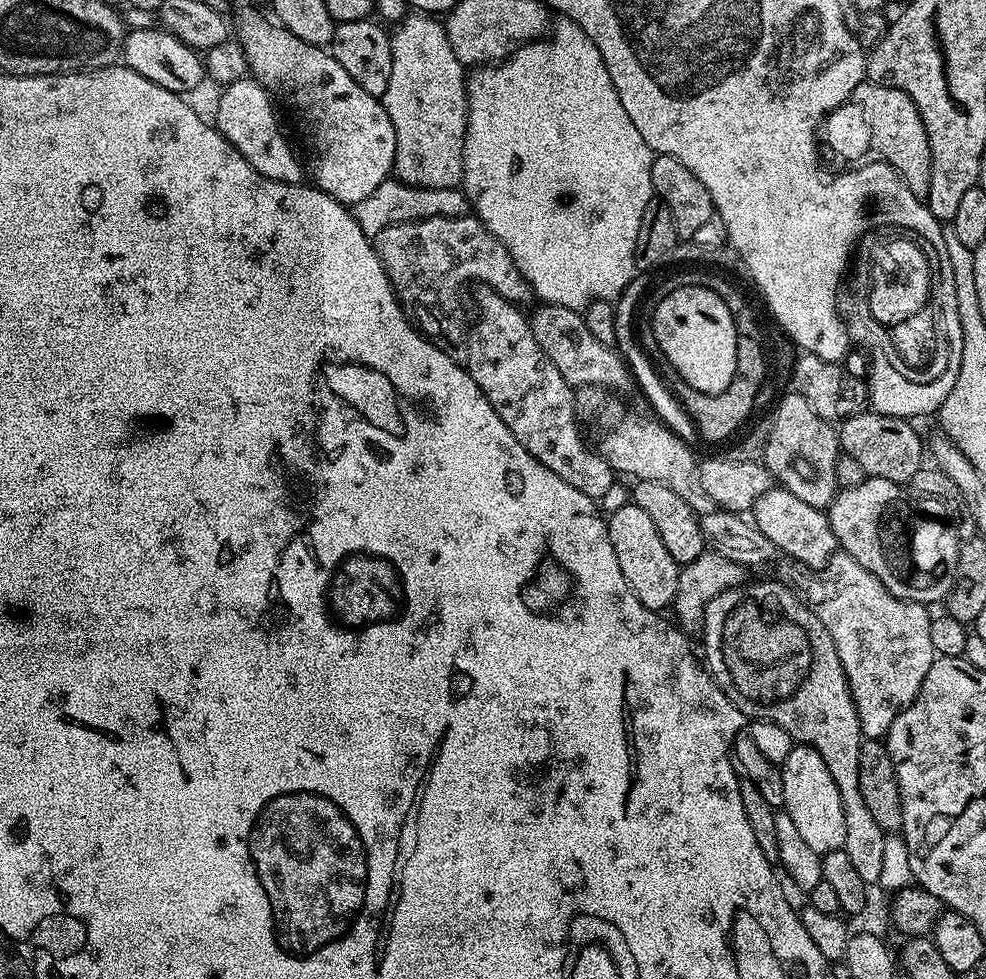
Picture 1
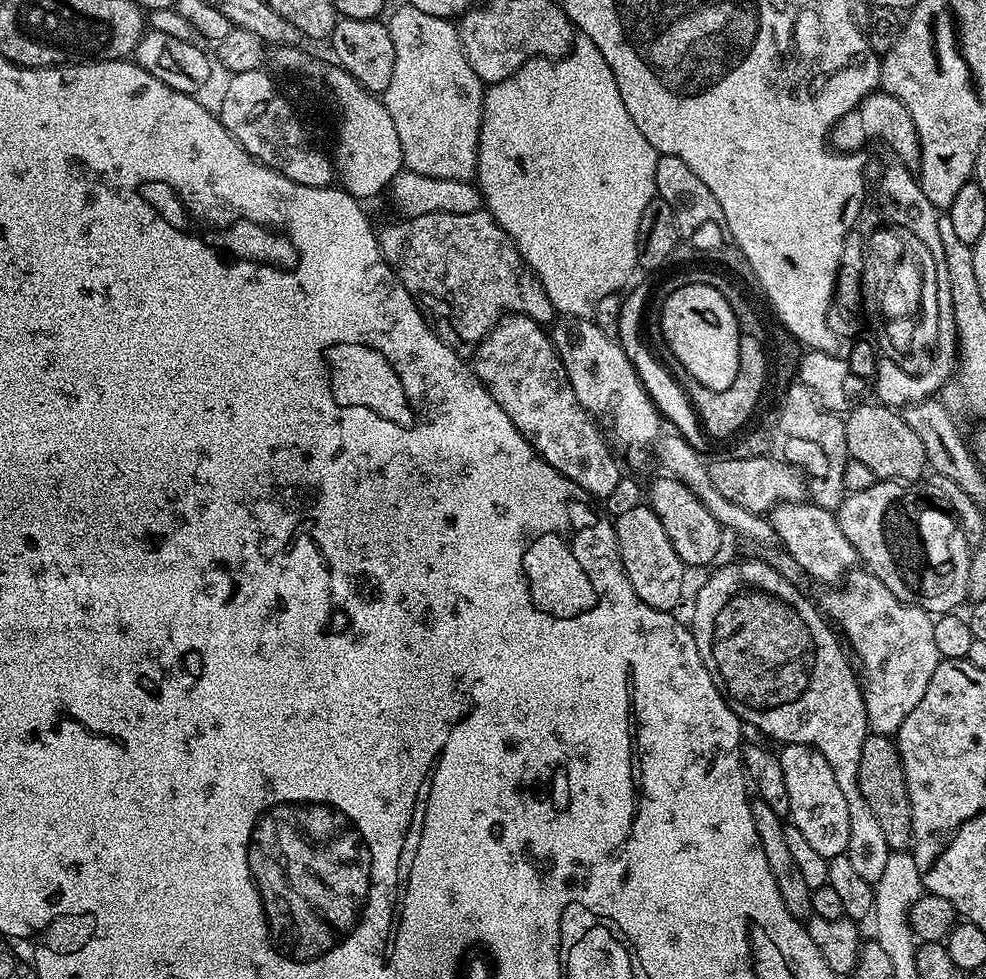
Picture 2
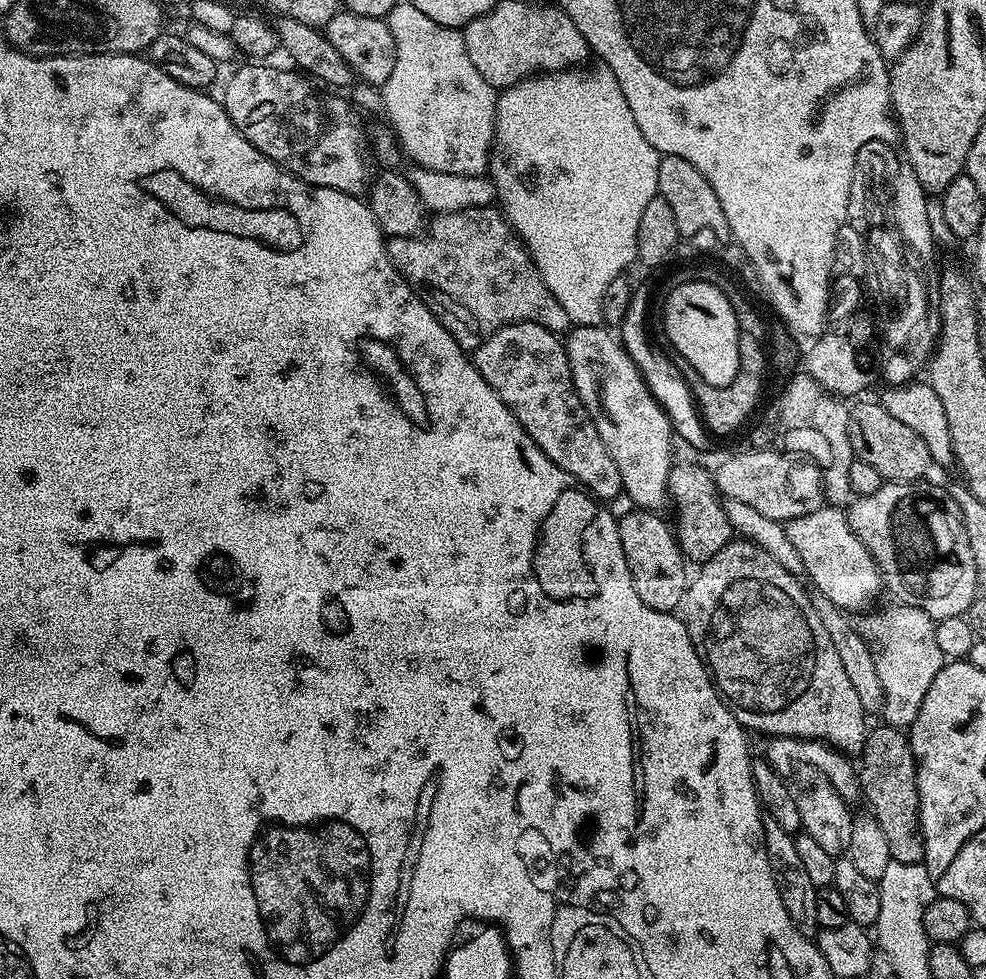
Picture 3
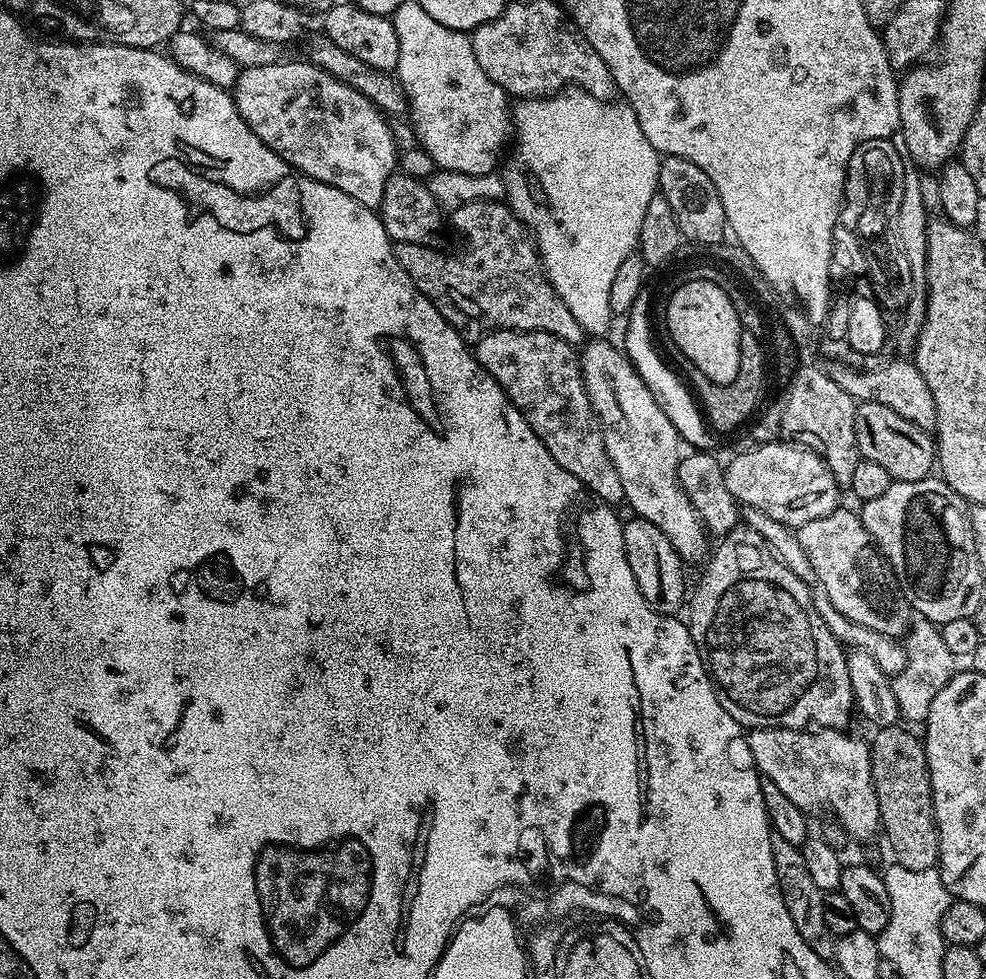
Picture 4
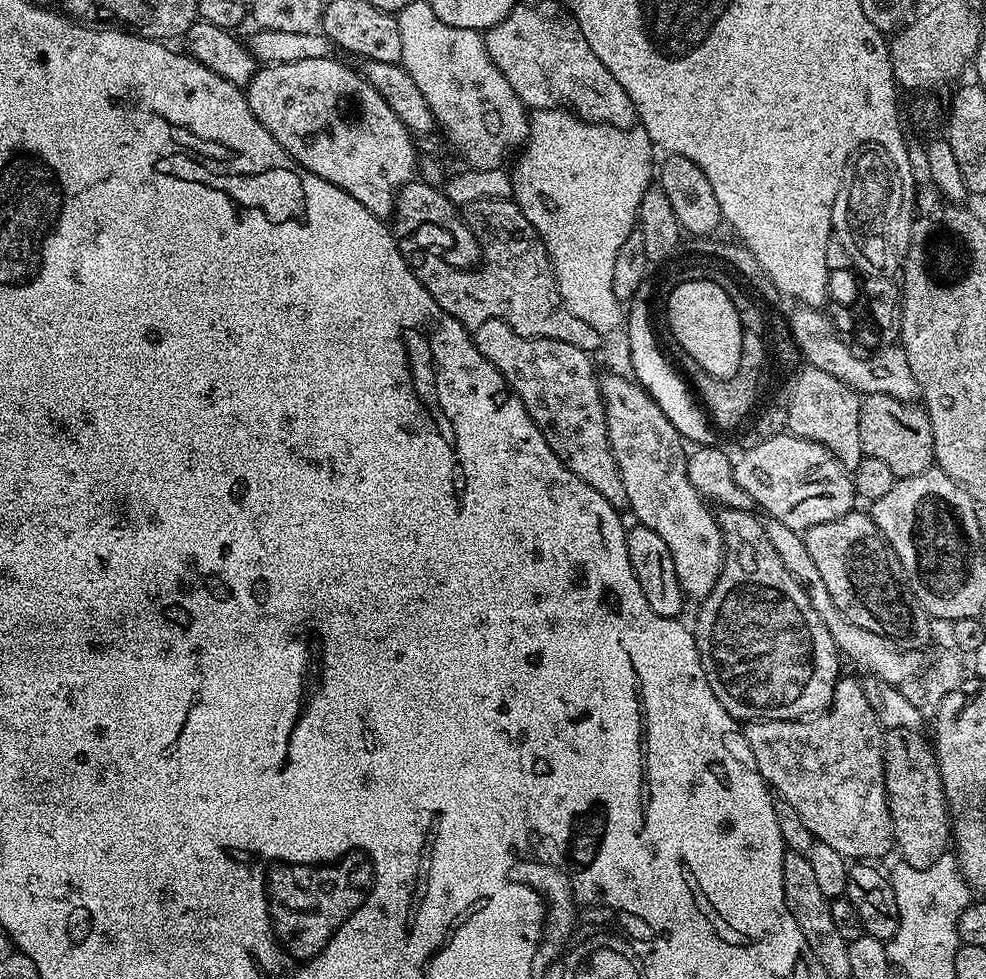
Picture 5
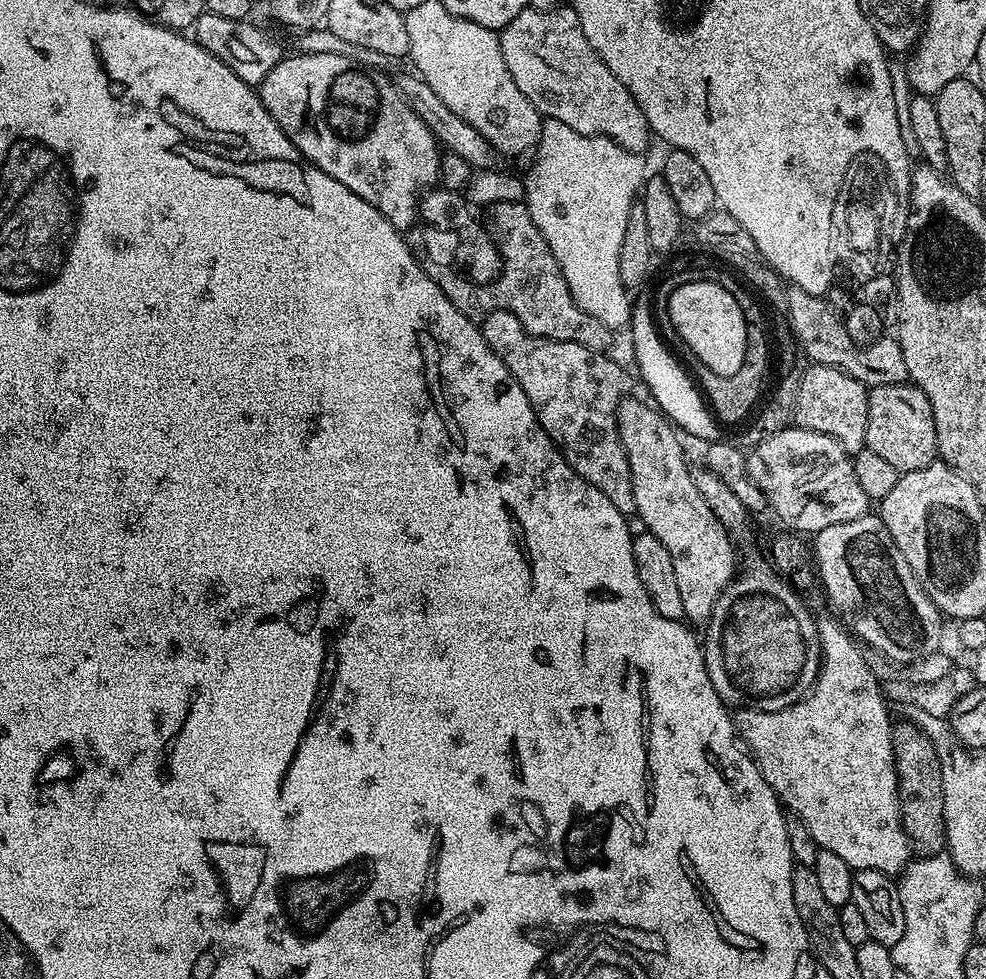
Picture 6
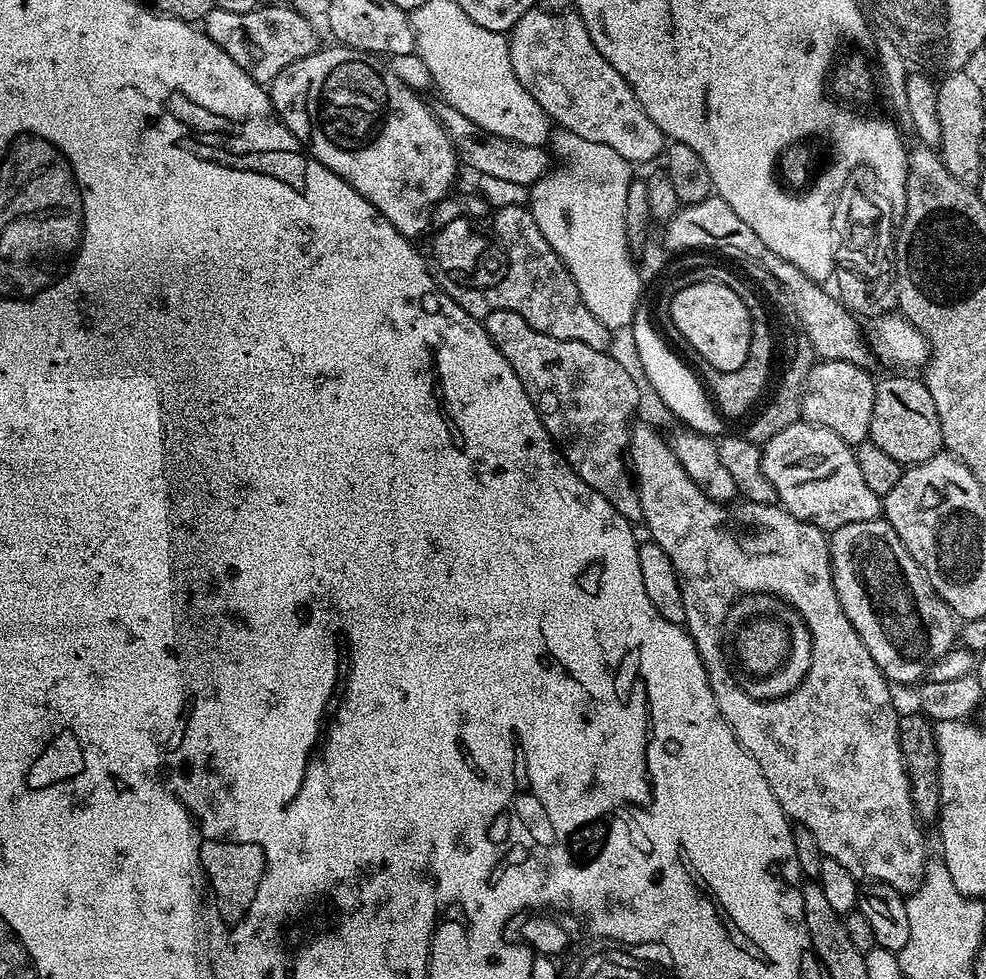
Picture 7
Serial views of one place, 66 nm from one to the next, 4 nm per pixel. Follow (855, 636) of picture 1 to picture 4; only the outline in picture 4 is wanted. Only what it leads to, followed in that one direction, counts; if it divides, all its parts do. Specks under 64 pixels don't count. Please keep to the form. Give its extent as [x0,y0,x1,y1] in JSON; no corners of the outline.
[891,618,958,722]

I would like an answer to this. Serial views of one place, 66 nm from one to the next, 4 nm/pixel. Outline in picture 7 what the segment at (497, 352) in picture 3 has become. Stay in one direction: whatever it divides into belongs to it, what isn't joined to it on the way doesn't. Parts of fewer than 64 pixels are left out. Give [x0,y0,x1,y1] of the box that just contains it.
[482,310,644,522]

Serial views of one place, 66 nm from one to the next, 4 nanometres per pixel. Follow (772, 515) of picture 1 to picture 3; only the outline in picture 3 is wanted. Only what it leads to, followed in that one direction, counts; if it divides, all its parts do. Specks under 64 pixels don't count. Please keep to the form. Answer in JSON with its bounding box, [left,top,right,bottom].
[784,506,882,614]

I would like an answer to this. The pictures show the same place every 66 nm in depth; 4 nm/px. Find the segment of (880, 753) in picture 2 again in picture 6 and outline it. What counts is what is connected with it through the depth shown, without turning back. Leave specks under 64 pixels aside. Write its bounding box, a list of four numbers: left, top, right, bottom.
[892,722,945,857]

